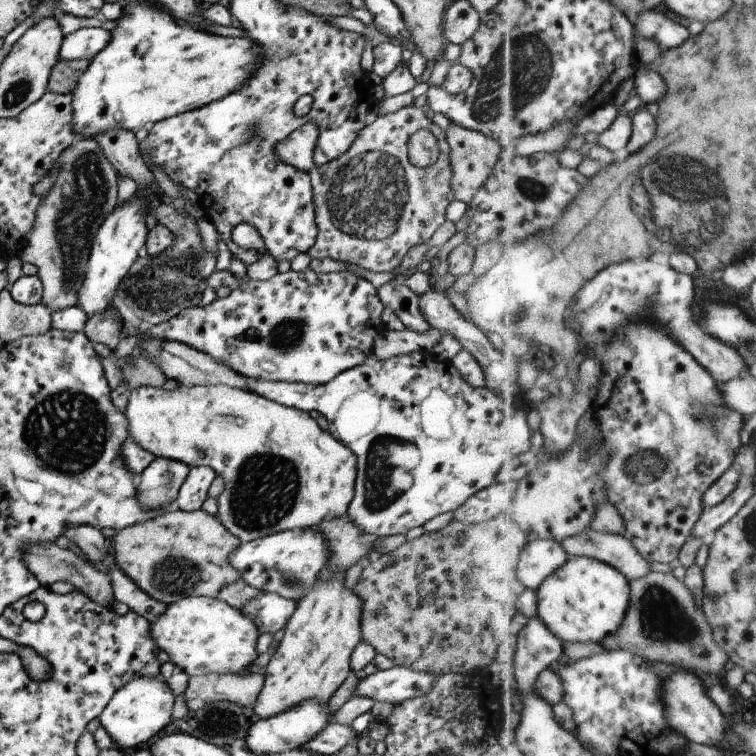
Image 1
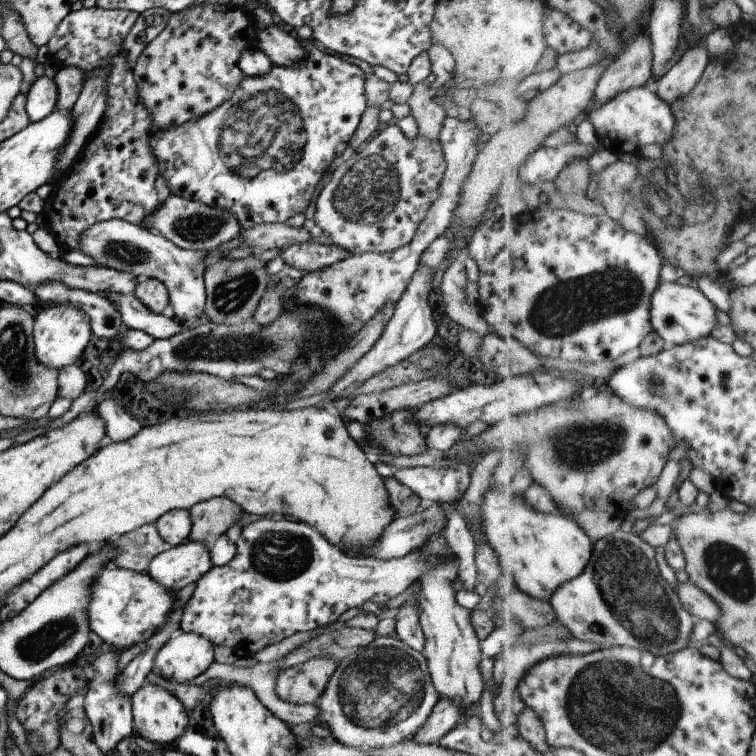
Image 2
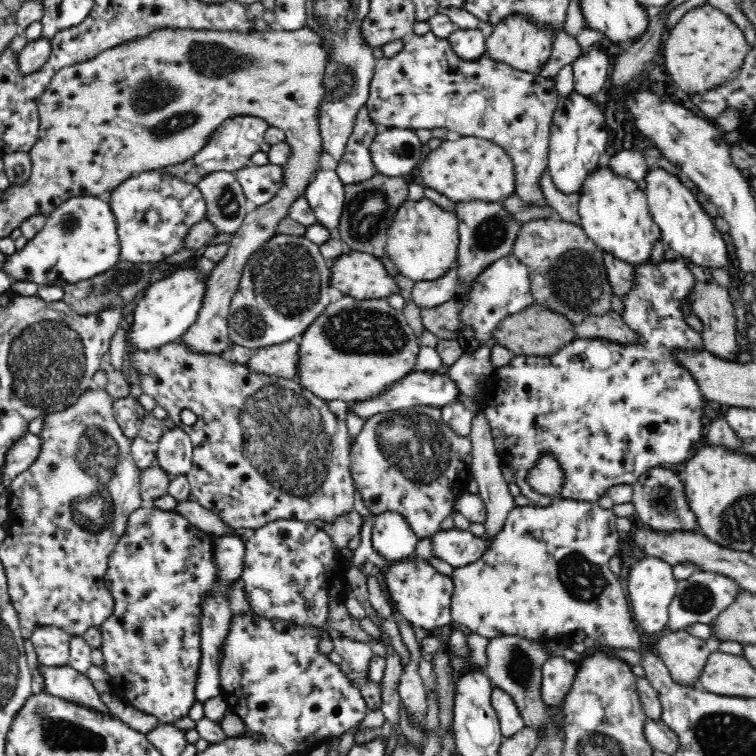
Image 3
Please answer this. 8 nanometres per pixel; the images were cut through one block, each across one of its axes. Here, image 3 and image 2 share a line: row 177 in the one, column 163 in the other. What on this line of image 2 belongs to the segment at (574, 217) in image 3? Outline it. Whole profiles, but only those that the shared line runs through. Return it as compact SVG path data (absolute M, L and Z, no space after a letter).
M155 523L144 524L109 541L116 550L111 565L144 574L148 572L150 562L171 547L160 538Z

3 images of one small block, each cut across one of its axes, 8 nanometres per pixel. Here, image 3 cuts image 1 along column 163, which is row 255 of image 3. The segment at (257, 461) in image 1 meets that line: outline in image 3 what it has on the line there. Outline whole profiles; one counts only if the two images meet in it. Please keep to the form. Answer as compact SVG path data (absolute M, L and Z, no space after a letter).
M406 199L396 211L387 230L386 253L402 276L414 282L431 281L440 278L456 264L459 247L459 220L448 210L438 206L431 199L414 201Z

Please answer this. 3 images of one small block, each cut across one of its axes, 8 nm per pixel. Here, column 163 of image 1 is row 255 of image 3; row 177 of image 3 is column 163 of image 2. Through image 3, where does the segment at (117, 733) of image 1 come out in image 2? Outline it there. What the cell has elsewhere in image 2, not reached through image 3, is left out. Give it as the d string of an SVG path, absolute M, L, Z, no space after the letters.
M182 632L180 636L172 638L162 645L154 658L154 667L160 670L160 676L170 682L191 684L195 678L204 674L215 662L215 646L204 636L194 632Z

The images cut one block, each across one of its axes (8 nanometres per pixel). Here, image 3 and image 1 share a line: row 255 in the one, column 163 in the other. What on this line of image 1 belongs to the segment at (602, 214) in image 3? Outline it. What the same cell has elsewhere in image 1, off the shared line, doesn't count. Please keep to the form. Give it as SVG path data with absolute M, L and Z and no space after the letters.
M188 596L177 600L158 620L150 623L150 632L158 648L170 656L170 662L189 676L238 674L253 669L259 656L256 643L260 632L256 624L244 612L219 598Z

